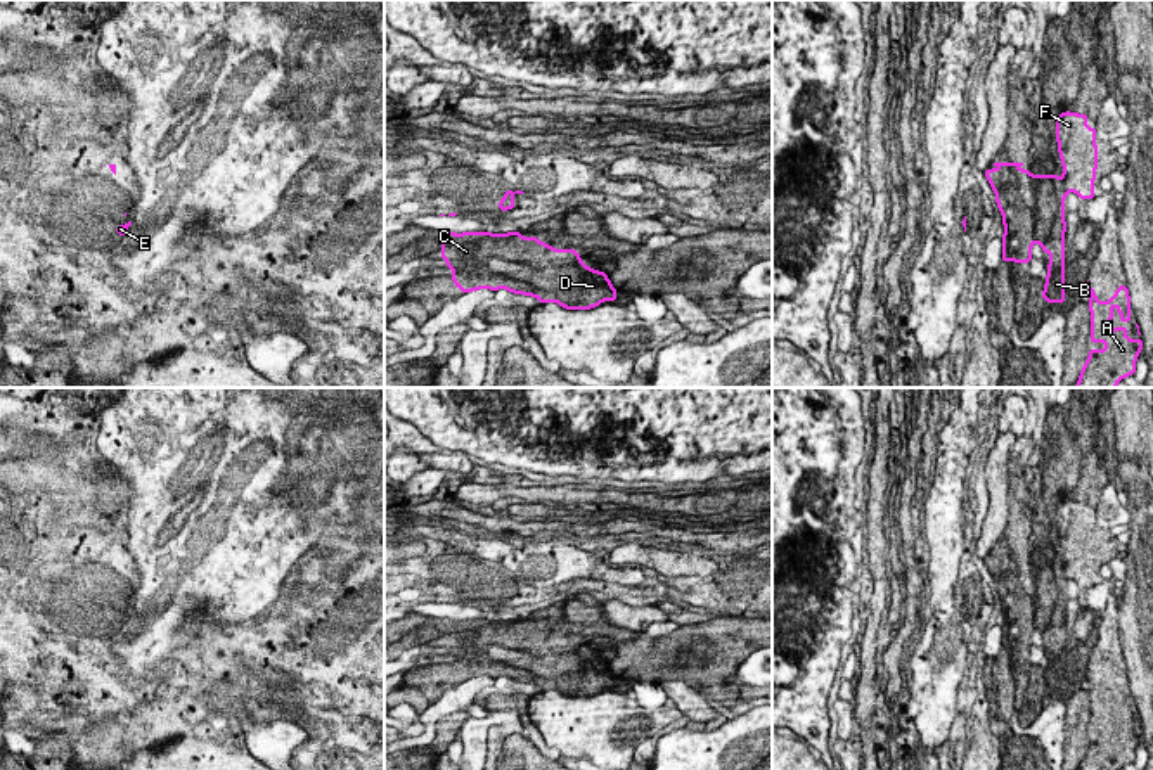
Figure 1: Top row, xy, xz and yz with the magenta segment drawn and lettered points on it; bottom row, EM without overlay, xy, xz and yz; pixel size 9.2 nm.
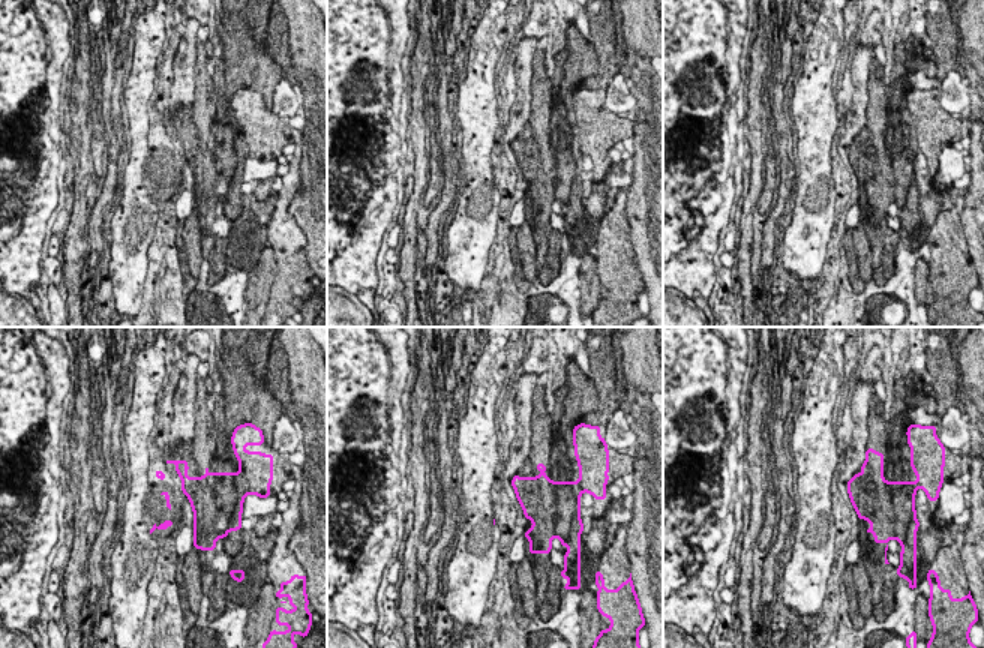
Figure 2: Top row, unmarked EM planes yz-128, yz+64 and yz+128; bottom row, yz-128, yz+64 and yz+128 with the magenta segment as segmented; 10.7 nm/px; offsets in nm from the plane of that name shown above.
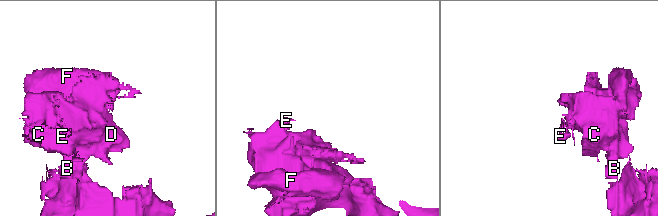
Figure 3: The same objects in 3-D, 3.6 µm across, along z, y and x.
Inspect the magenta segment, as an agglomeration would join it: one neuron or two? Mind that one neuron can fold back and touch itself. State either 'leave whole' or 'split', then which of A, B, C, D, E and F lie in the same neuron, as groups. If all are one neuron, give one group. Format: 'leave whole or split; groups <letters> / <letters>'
leave whole; groups A B C D E F

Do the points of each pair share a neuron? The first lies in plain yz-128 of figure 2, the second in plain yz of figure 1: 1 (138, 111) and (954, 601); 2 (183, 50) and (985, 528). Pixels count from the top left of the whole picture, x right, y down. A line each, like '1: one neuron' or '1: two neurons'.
1: one neuron
2: one neuron

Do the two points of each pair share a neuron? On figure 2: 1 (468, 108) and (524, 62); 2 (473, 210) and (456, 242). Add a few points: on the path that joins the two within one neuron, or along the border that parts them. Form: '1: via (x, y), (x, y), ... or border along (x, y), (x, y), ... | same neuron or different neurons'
1: border along (513, 60), (509, 68), (507, 93) | different neurons
2: via (471, 218), (471, 227), (464, 234) | same neuron

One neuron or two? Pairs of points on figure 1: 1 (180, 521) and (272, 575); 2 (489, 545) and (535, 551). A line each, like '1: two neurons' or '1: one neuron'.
1: one neuron
2: one neuron

